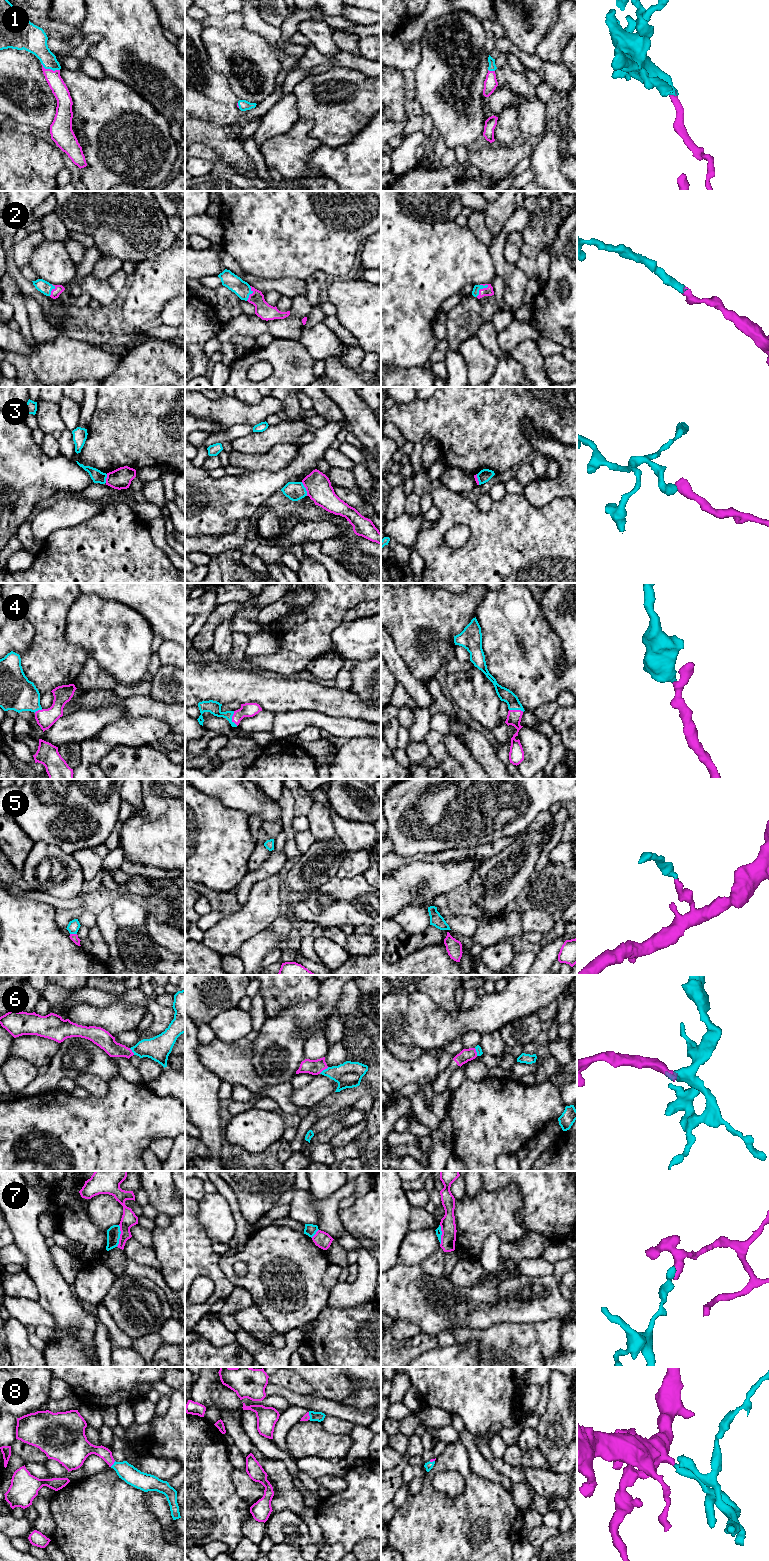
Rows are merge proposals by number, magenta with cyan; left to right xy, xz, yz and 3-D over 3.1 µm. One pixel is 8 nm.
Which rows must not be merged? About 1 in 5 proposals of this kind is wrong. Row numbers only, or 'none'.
3, 5, 7

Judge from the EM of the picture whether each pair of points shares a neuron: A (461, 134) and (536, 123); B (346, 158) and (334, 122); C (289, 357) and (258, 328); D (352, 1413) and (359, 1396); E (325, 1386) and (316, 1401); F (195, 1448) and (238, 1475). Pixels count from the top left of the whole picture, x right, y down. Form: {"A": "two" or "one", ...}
{"A": "two", "B": "two", "C": "two", "D": "two", "E": "two", "F": "two"}

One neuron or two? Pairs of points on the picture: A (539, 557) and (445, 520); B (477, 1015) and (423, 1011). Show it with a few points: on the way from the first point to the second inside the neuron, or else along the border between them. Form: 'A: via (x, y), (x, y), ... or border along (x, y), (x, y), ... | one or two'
A: via (516, 555), (477, 521), (473, 518), (468, 518) | one
B: via (464, 1020), (436, 1020) | one

